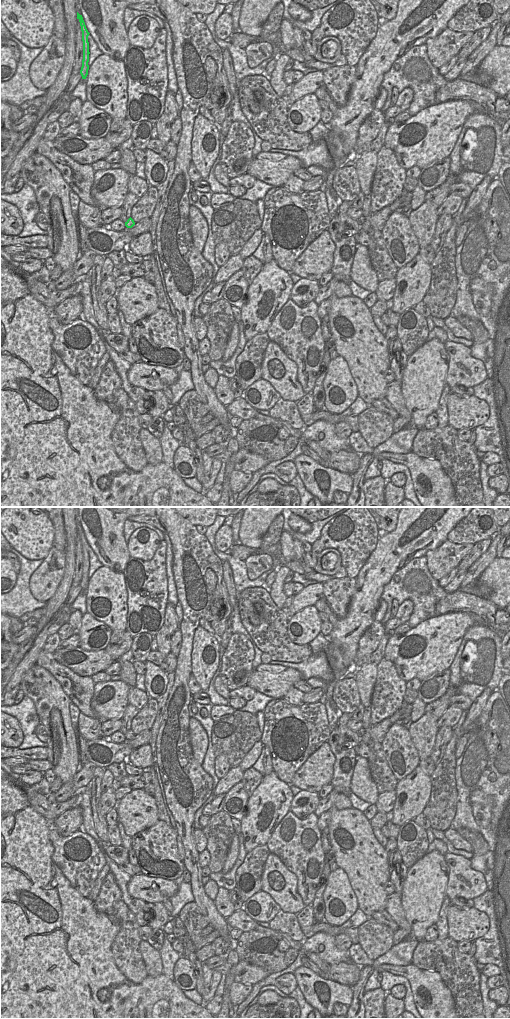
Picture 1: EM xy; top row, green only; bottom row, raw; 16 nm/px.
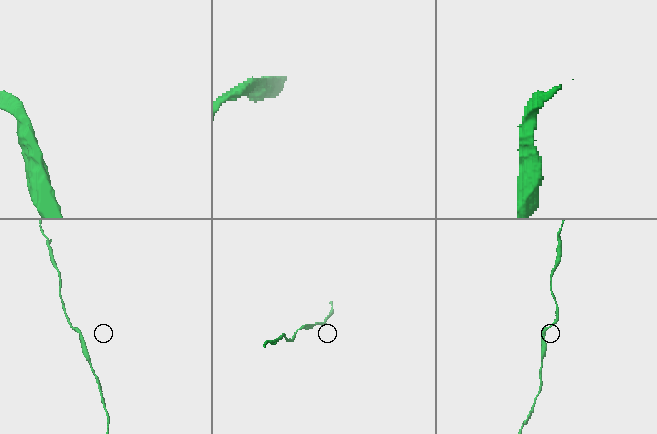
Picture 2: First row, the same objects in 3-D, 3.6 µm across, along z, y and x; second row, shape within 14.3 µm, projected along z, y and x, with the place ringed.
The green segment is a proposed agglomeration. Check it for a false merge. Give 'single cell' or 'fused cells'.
single cell

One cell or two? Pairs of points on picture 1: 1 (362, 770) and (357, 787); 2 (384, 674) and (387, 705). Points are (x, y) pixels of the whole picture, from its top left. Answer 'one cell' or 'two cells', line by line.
1: one cell
2: one cell

